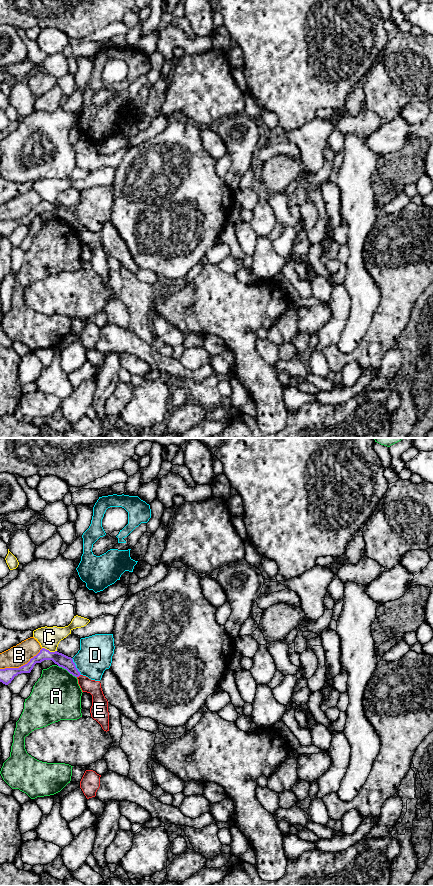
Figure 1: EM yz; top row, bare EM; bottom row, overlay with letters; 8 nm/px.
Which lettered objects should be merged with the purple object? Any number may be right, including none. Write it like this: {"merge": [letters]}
{"merge": []}

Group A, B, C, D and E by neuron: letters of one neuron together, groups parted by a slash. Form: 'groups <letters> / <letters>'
groups A / B / C / D / E

